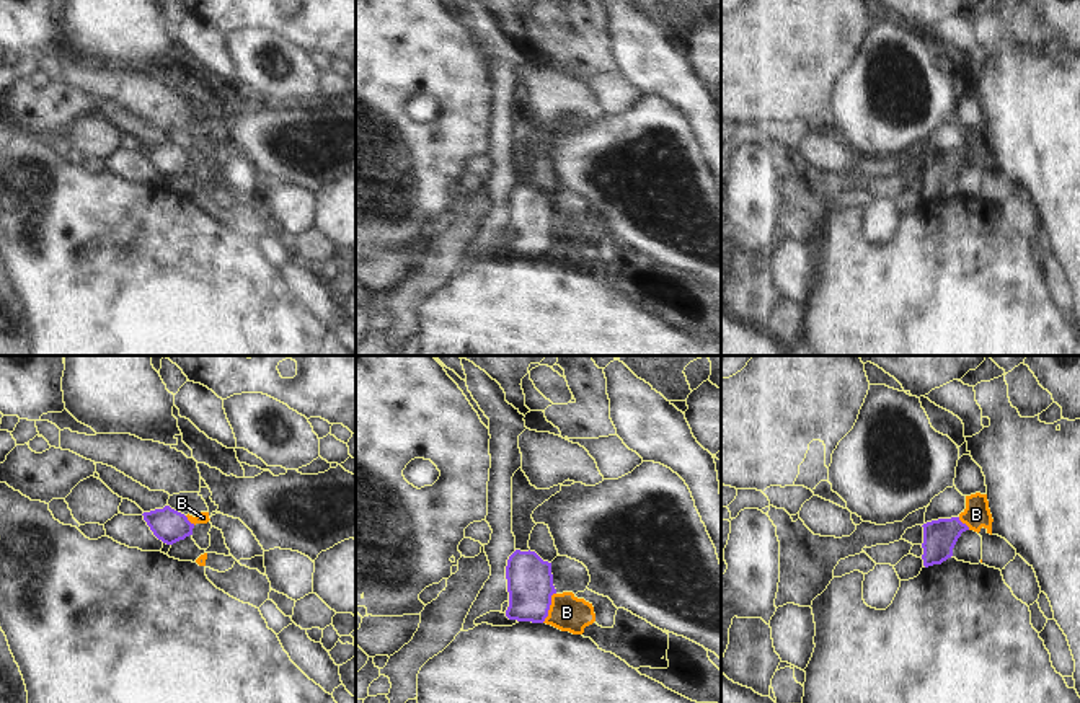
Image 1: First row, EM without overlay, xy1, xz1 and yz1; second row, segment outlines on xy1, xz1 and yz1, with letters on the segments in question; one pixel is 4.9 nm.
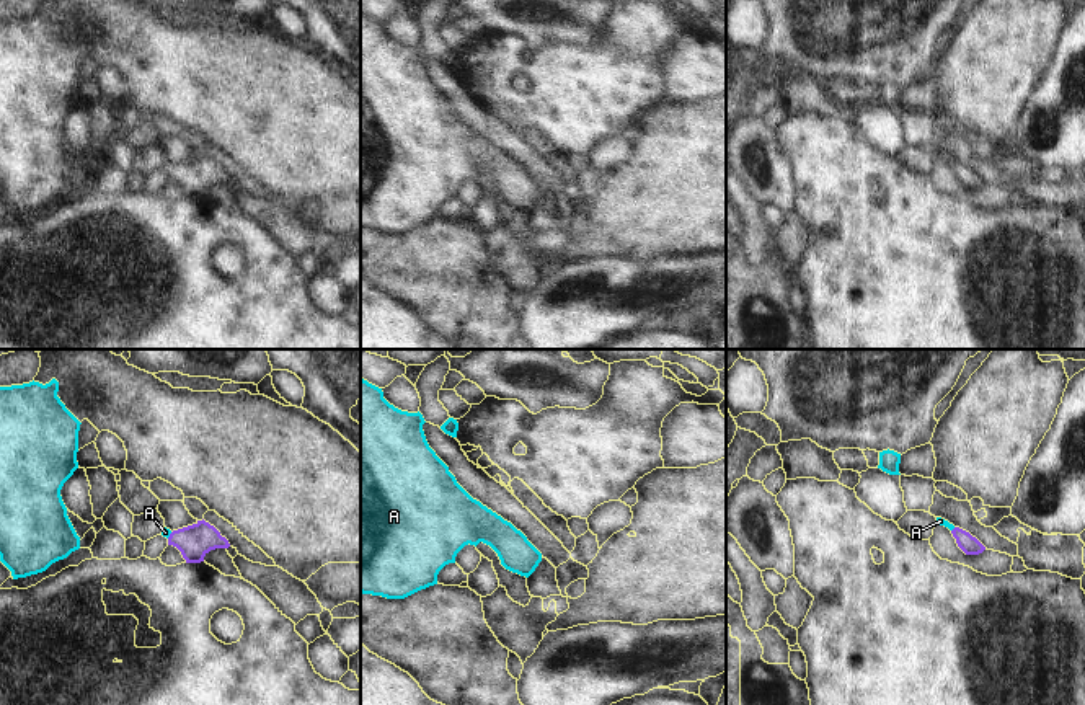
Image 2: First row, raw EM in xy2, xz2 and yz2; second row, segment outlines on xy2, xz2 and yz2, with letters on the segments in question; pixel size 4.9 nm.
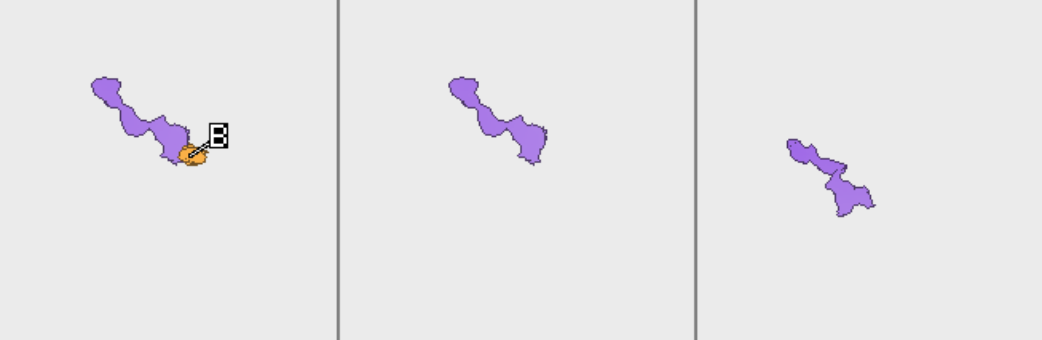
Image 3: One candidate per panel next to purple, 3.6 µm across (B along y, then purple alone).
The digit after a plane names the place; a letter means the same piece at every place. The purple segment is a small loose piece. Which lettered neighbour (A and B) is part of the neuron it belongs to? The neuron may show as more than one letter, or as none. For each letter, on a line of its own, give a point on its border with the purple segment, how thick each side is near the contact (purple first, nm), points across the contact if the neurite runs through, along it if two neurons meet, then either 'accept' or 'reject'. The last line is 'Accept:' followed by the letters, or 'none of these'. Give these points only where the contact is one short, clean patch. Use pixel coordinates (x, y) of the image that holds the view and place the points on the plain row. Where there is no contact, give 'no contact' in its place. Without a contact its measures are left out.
A: contact xy2 (170, 170); calibres 160 and 40 nm; way xy2 (194, 175), (170, 170), (165, 167); accept
B: contact xz1 (548, 242); calibres 220 and 180 nm; border xz1 (555, 227), (548, 250), (542, 256); reject
Accept: A

